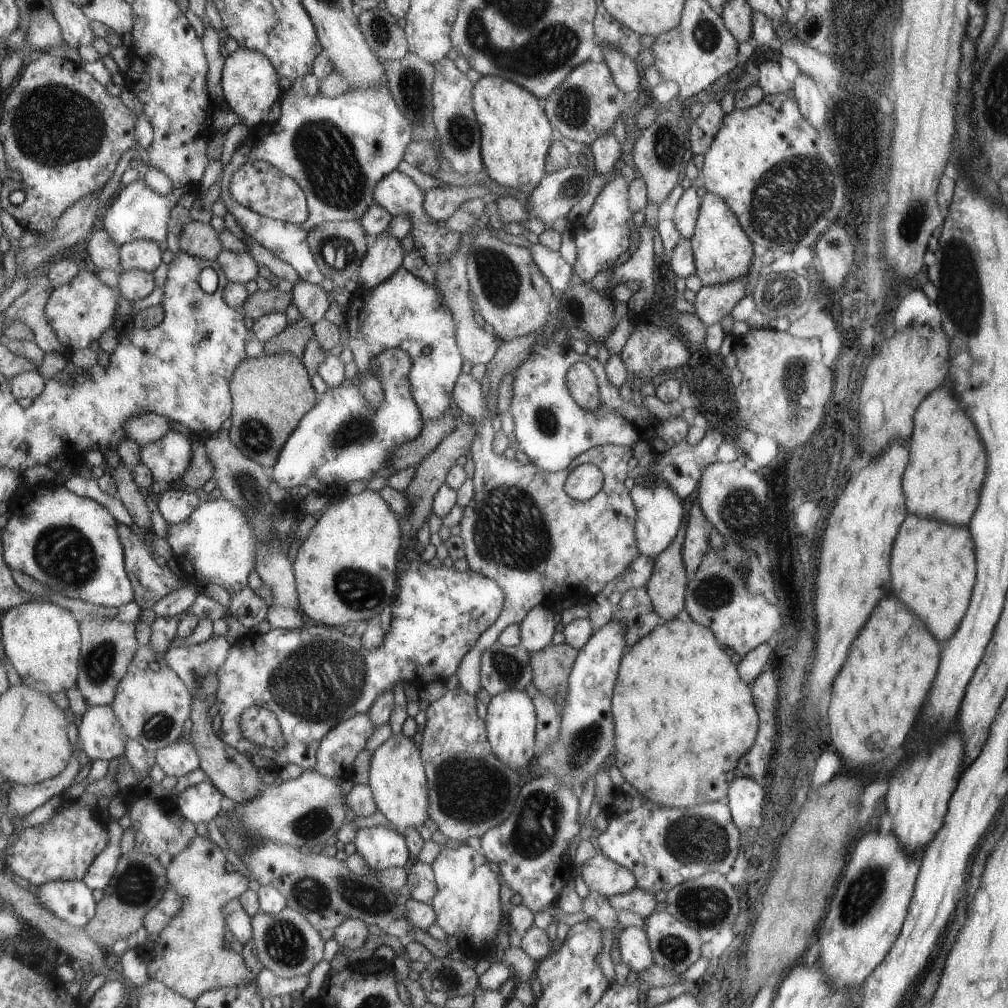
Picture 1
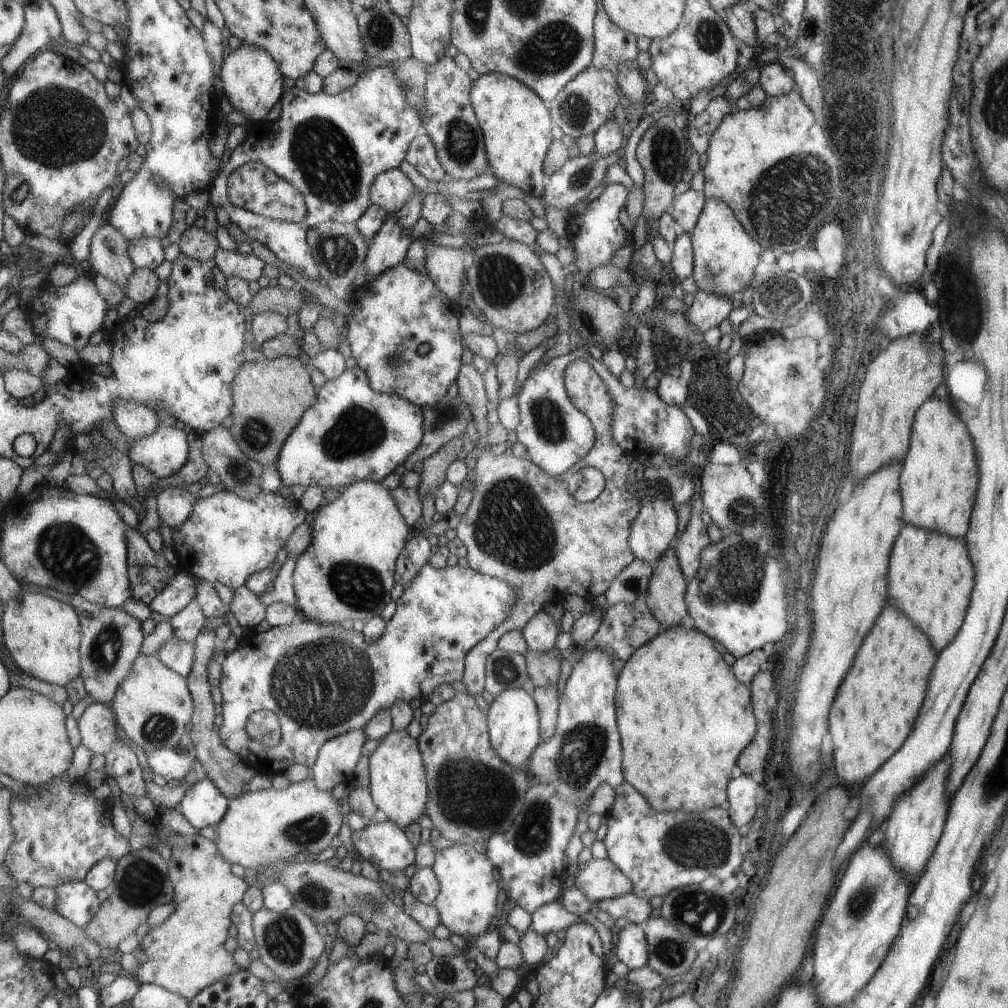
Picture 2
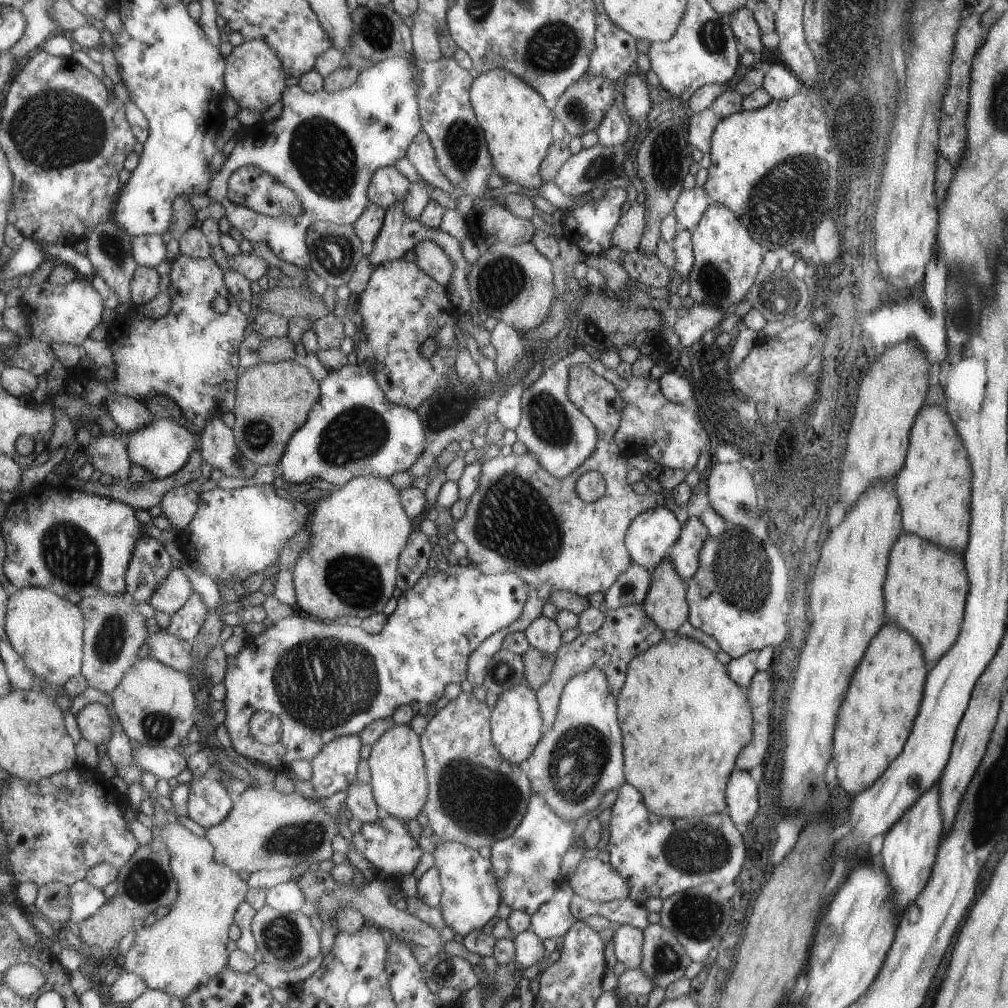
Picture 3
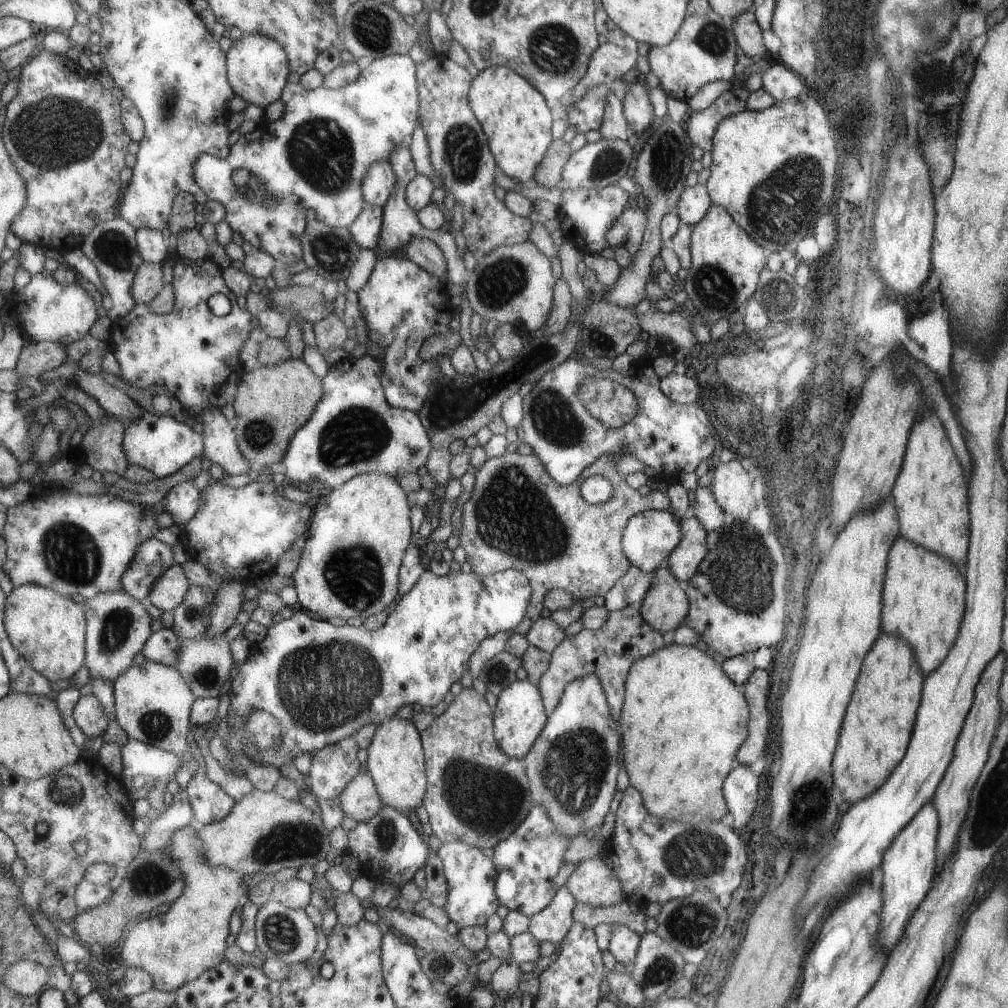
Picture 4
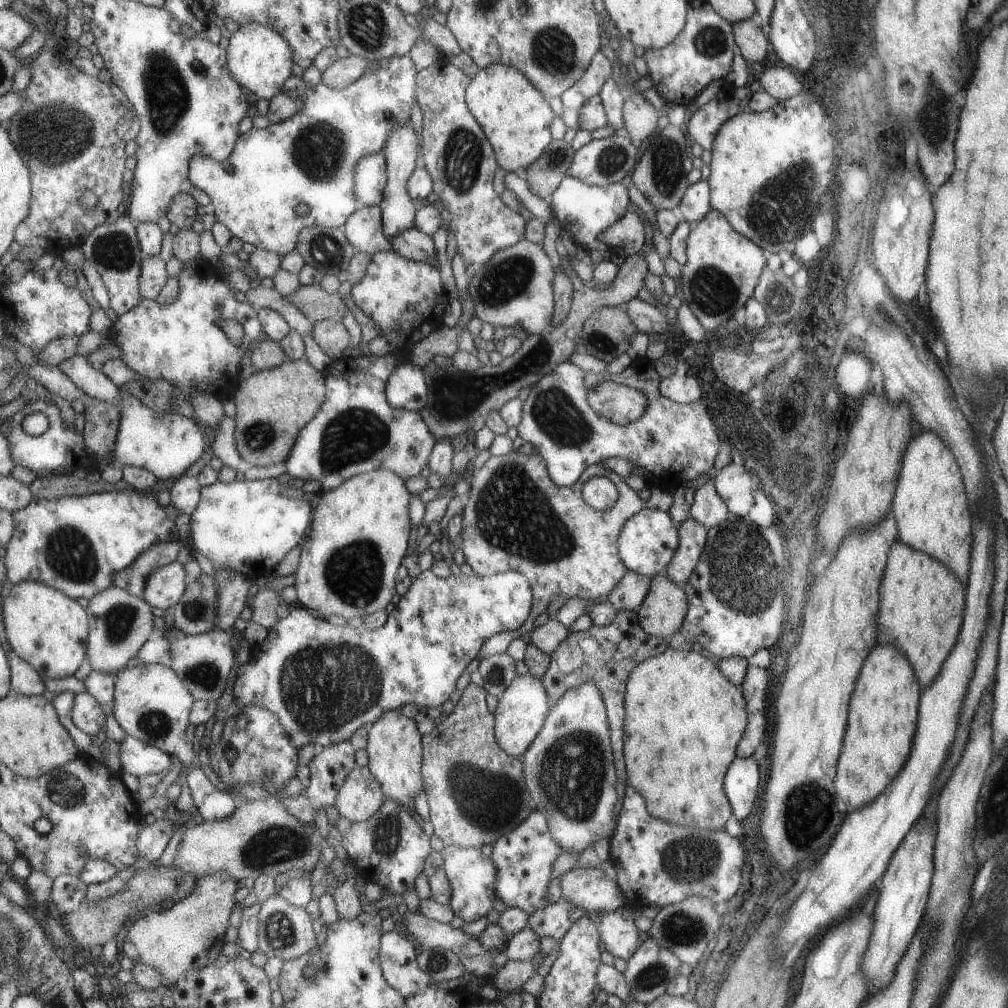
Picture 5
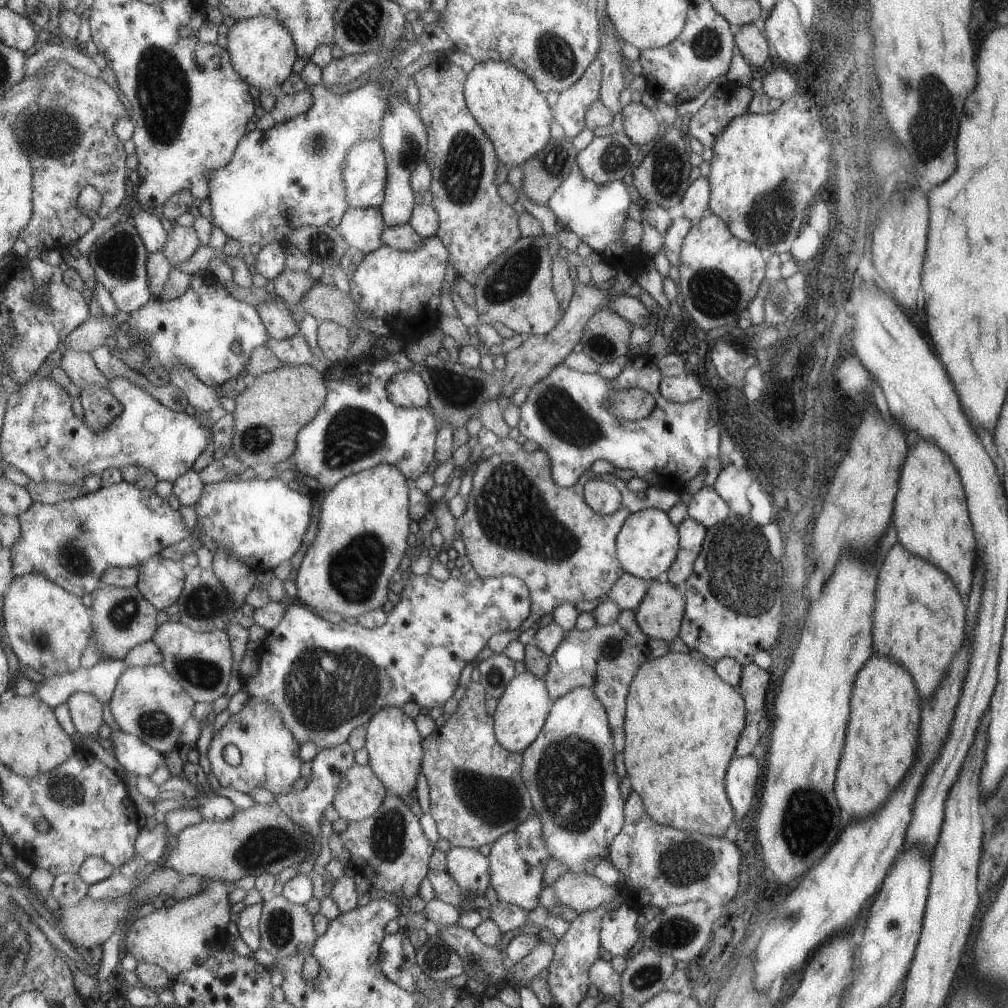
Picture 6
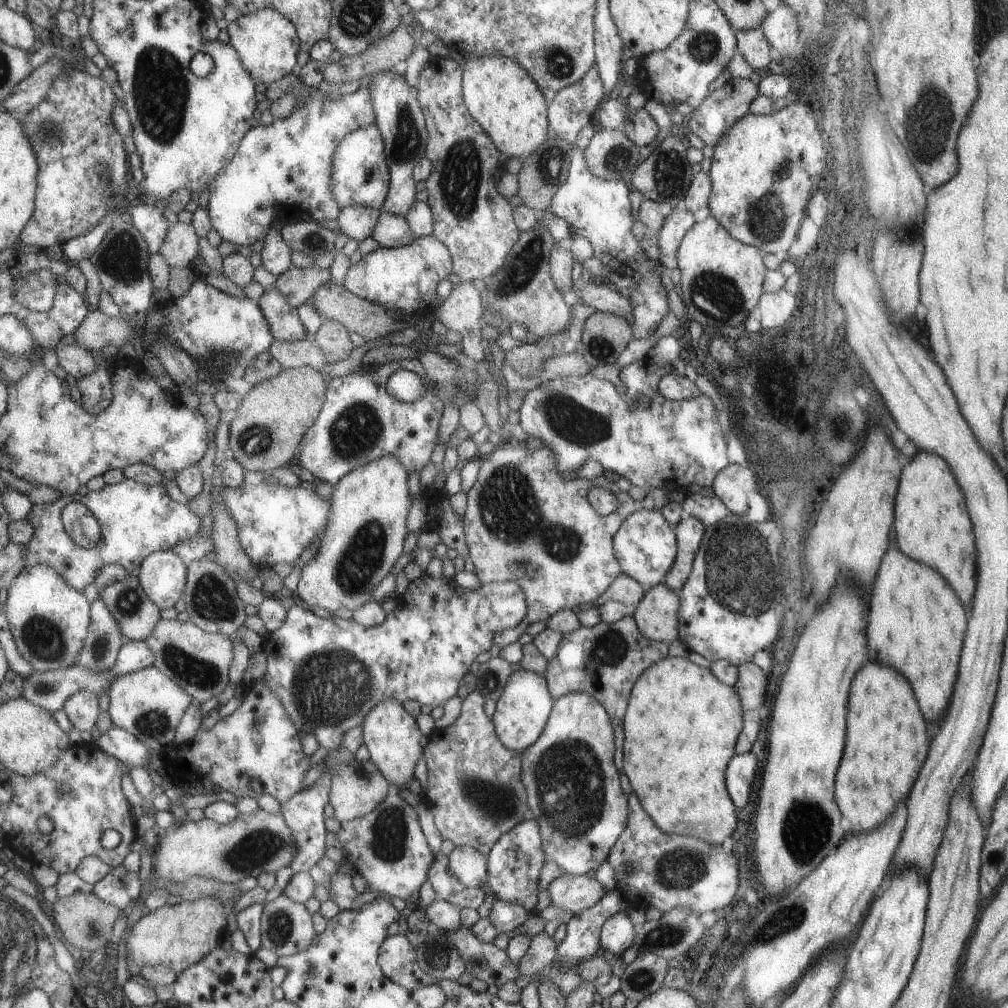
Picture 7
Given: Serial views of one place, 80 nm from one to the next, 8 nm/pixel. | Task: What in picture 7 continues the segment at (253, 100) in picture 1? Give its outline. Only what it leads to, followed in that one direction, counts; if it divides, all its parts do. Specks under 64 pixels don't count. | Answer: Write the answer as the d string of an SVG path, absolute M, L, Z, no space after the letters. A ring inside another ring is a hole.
M259 9L240 16L228 25L227 31L229 42L237 49L243 66L255 82L268 86L293 74L301 50L301 39L296 26L284 14L273 9Z

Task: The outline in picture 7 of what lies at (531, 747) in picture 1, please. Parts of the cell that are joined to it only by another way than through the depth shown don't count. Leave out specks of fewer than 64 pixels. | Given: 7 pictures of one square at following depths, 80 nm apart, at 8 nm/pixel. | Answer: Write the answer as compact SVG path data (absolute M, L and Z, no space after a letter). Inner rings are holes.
M520 669L511 675L503 696L497 701L493 715L497 734L501 742L511 750L522 751L537 740L548 722L548 714L552 710L554 699L548 691L547 679L544 675Z

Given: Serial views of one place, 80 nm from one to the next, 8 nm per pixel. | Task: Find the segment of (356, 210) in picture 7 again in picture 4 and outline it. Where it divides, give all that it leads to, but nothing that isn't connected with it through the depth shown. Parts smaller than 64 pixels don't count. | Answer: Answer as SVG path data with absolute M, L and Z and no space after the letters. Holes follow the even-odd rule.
M367 205L349 226L353 238L362 248L380 252L380 236L384 228L384 207Z

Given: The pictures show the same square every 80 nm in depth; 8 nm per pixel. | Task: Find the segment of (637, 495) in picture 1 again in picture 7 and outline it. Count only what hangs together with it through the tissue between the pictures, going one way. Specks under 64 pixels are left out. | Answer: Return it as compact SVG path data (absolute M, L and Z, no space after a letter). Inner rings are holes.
M641 509L631 513L617 529L612 546L621 572L643 585L645 591L663 582L664 574L672 568L678 549L674 527L666 521L660 510L653 509Z

